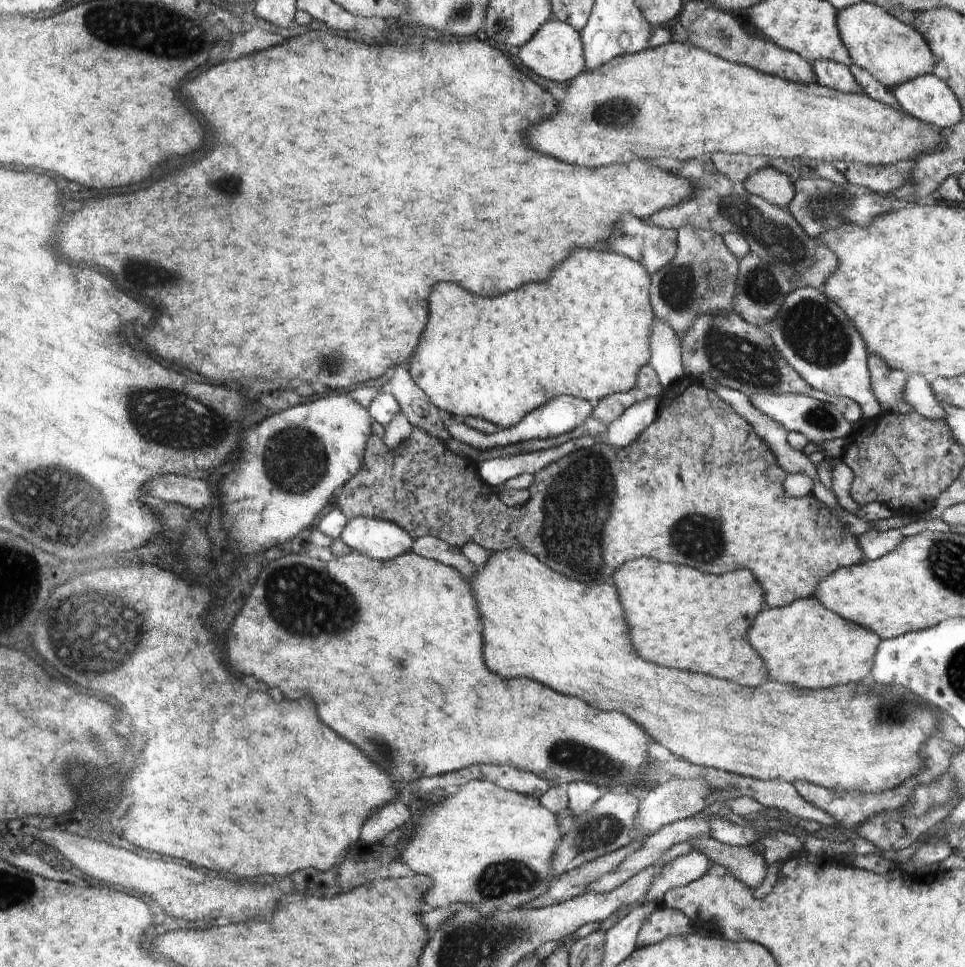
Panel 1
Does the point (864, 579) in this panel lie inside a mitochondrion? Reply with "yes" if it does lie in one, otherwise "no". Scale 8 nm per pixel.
no

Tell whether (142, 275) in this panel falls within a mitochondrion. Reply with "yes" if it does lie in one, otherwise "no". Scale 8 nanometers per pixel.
yes

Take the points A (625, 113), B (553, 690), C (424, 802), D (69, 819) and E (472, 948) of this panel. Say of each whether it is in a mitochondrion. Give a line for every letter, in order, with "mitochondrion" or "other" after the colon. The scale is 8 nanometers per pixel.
A: mitochondrion
B: other
C: other
D: other
E: mitochondrion

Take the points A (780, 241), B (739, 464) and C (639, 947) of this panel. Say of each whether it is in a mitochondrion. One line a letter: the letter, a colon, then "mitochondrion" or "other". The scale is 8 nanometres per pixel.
A: mitochondrion
B: other
C: other

